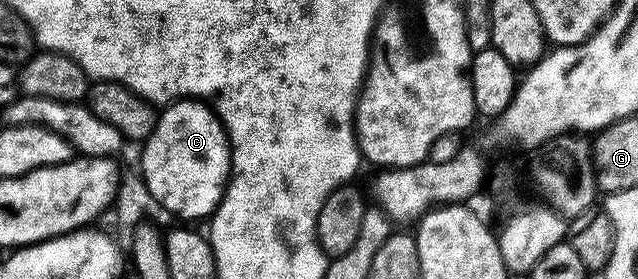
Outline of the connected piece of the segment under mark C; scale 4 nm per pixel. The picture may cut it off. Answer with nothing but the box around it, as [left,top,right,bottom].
[139,98,231,221]

